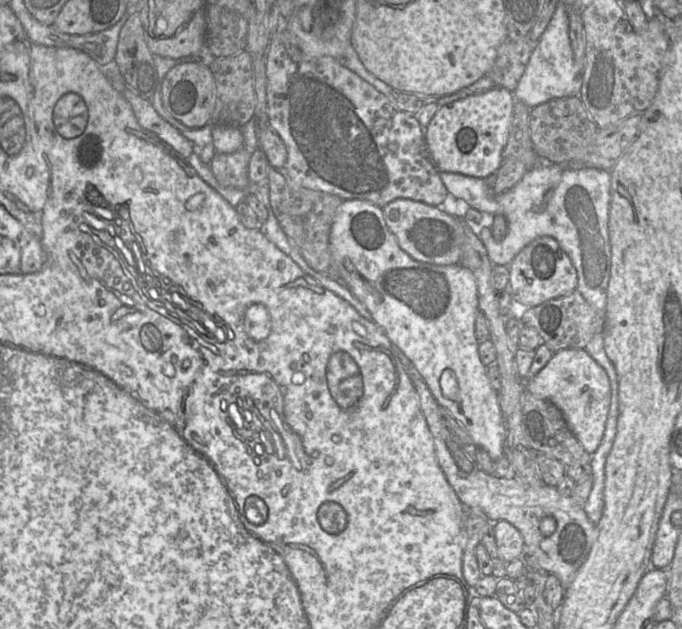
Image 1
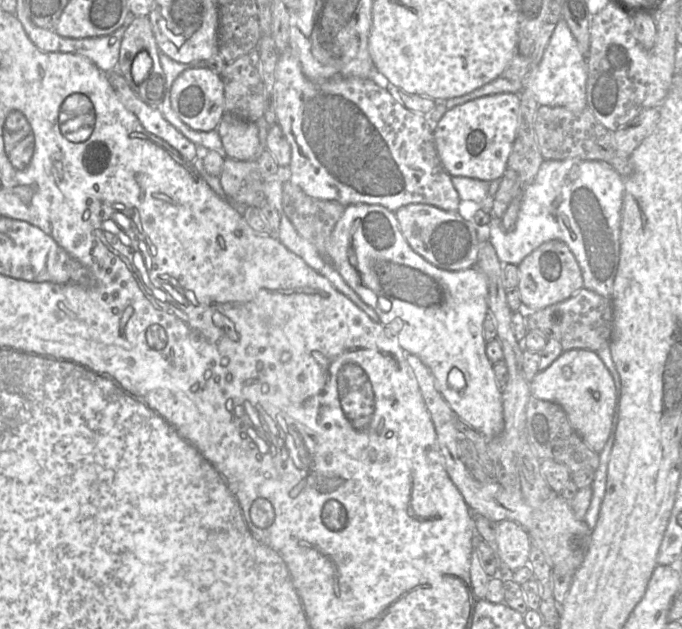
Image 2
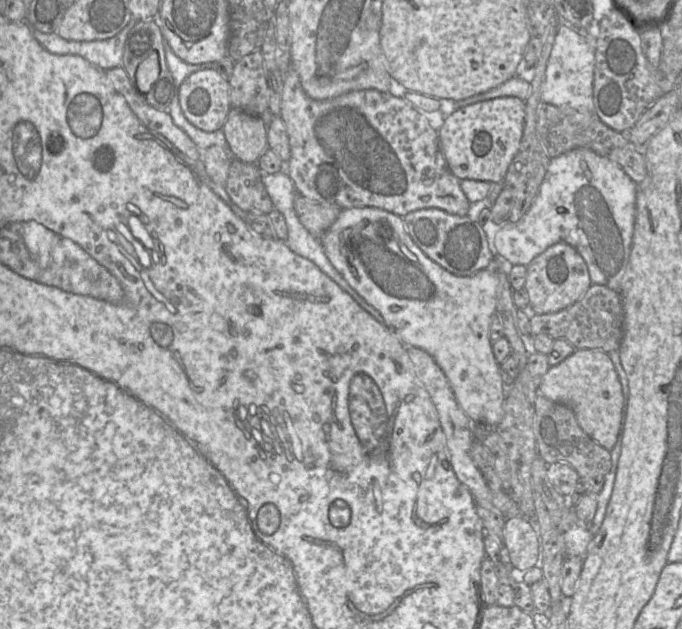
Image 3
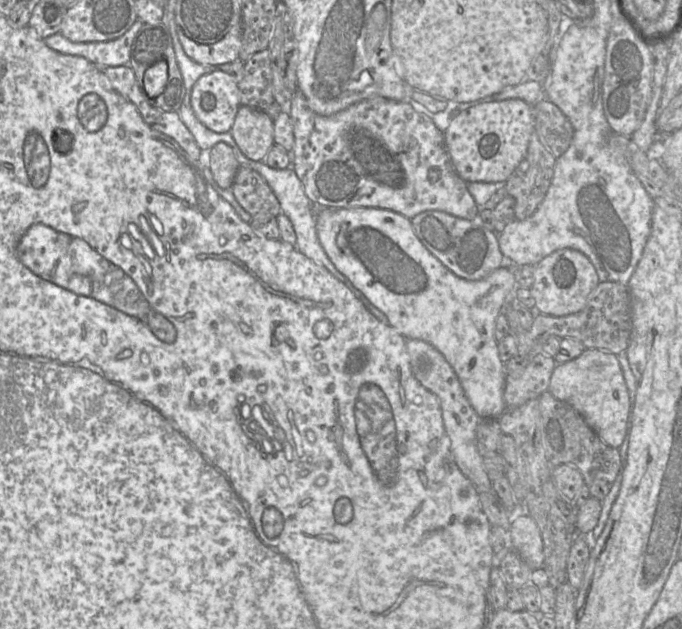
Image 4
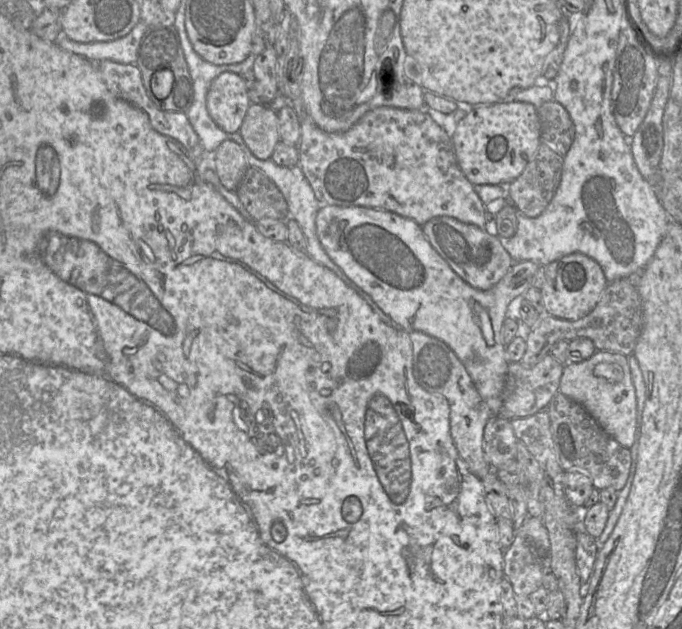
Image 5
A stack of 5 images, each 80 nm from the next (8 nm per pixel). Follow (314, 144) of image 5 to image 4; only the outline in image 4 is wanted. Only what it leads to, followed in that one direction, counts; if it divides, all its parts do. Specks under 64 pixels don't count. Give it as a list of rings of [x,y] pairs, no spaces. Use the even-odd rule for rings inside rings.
[[[297,90],[286,112],[290,115],[294,131],[294,146],[290,153],[292,159],[290,167],[295,171],[304,187],[306,196],[315,207],[384,209],[399,213],[409,220],[425,211],[446,212],[466,220],[474,220],[479,215],[478,205],[469,193],[467,183],[457,174],[449,160],[443,133],[435,126],[428,114],[411,101],[395,101],[375,96],[355,103],[337,114],[322,116],[310,108],[302,92]]]

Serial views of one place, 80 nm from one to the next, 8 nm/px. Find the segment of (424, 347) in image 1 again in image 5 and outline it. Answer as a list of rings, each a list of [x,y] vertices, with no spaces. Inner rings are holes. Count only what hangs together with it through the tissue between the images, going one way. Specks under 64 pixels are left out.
[[[322,205],[321,208],[318,211],[317,217],[316,217],[316,231],[317,231],[317,237],[319,239],[320,244],[322,245],[322,248],[324,251],[327,253],[327,255],[330,257],[330,259],[343,271],[343,273],[351,280],[353,281],[362,291],[365,293],[369,294],[371,298],[375,301],[375,303],[381,308],[381,310],[388,315],[395,323],[397,323],[399,326],[401,326],[402,330],[404,331],[418,331],[421,333],[424,333],[426,335],[429,335],[433,338],[439,339],[442,342],[444,342],[446,345],[450,347],[450,349],[455,353],[457,358],[460,360],[460,362],[463,364],[465,367],[466,371],[468,372],[476,390],[478,391],[479,395],[482,397],[482,399],[486,402],[490,410],[494,415],[498,415],[500,408],[501,408],[501,395],[503,391],[503,387],[505,384],[505,379],[506,379],[506,373],[507,373],[507,366],[509,362],[506,359],[506,345],[502,343],[501,339],[501,329],[503,326],[503,322],[506,319],[506,311],[508,308],[508,305],[511,303],[511,301],[516,298],[517,296],[522,296],[522,294],[529,289],[532,286],[532,279],[538,270],[539,267],[545,267],[545,266],[539,266],[535,262],[532,261],[521,261],[521,262],[514,262],[513,265],[510,267],[508,272],[504,275],[504,277],[491,289],[487,291],[481,291],[477,290],[470,285],[468,285],[465,281],[463,281],[448,265],[448,263],[437,253],[437,251],[431,246],[427,238],[425,237],[421,226],[419,226],[415,221],[404,218],[400,215],[397,215],[395,213],[386,211],[386,210],[381,210],[381,209],[376,209],[376,208],[371,208],[371,207],[342,207],[342,206],[335,206],[335,205]]]

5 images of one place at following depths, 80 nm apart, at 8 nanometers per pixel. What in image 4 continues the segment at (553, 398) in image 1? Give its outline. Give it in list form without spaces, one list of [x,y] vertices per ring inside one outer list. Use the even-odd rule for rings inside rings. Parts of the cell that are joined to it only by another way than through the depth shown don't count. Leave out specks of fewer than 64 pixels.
[[[585,349],[579,357],[557,364],[547,392],[573,407],[605,444],[616,449],[623,444],[627,434],[630,398],[615,354],[598,349]]]

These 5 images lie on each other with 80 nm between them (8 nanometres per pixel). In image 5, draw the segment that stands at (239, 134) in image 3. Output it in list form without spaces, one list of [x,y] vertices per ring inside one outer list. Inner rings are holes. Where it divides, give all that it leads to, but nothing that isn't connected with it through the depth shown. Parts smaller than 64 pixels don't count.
[[[251,104],[239,134],[251,153],[260,160],[269,160],[280,141],[278,115],[268,105]]]

